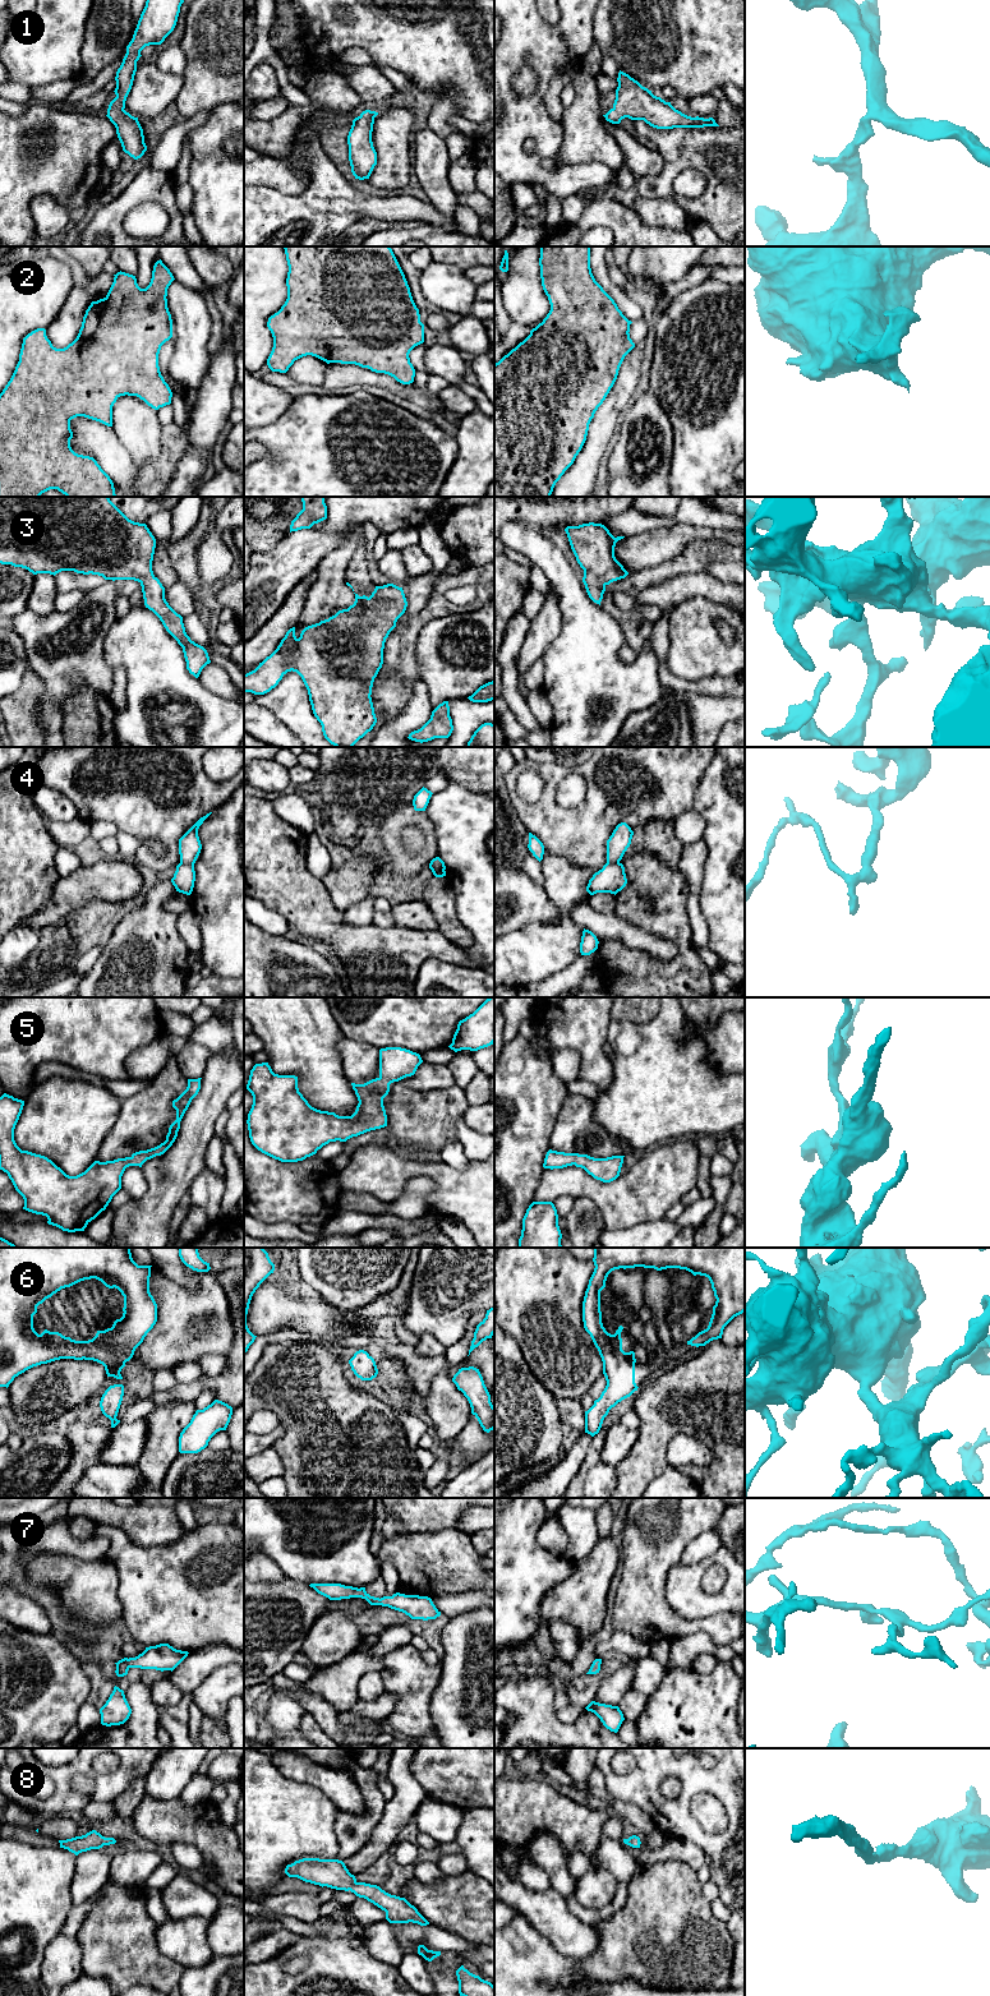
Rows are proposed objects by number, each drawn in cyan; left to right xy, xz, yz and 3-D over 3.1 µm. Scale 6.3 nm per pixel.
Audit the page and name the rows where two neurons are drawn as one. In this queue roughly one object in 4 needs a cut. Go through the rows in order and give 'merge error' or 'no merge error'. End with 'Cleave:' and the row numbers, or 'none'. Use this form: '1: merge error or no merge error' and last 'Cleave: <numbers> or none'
1: no merge error
2: no merge error
3: no merge error
4: merge error
5: no merge error
6: no merge error
7: no merge error
8: no merge error
Cleave: 4

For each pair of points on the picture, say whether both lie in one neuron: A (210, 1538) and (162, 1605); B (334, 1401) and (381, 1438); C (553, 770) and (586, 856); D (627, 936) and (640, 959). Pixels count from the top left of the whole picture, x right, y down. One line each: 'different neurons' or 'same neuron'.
A: same neuron
B: same neuron
C: same neuron
D: different neurons

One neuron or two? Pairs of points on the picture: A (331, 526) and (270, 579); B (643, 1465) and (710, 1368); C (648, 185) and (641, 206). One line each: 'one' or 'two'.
A: one
B: one
C: two

